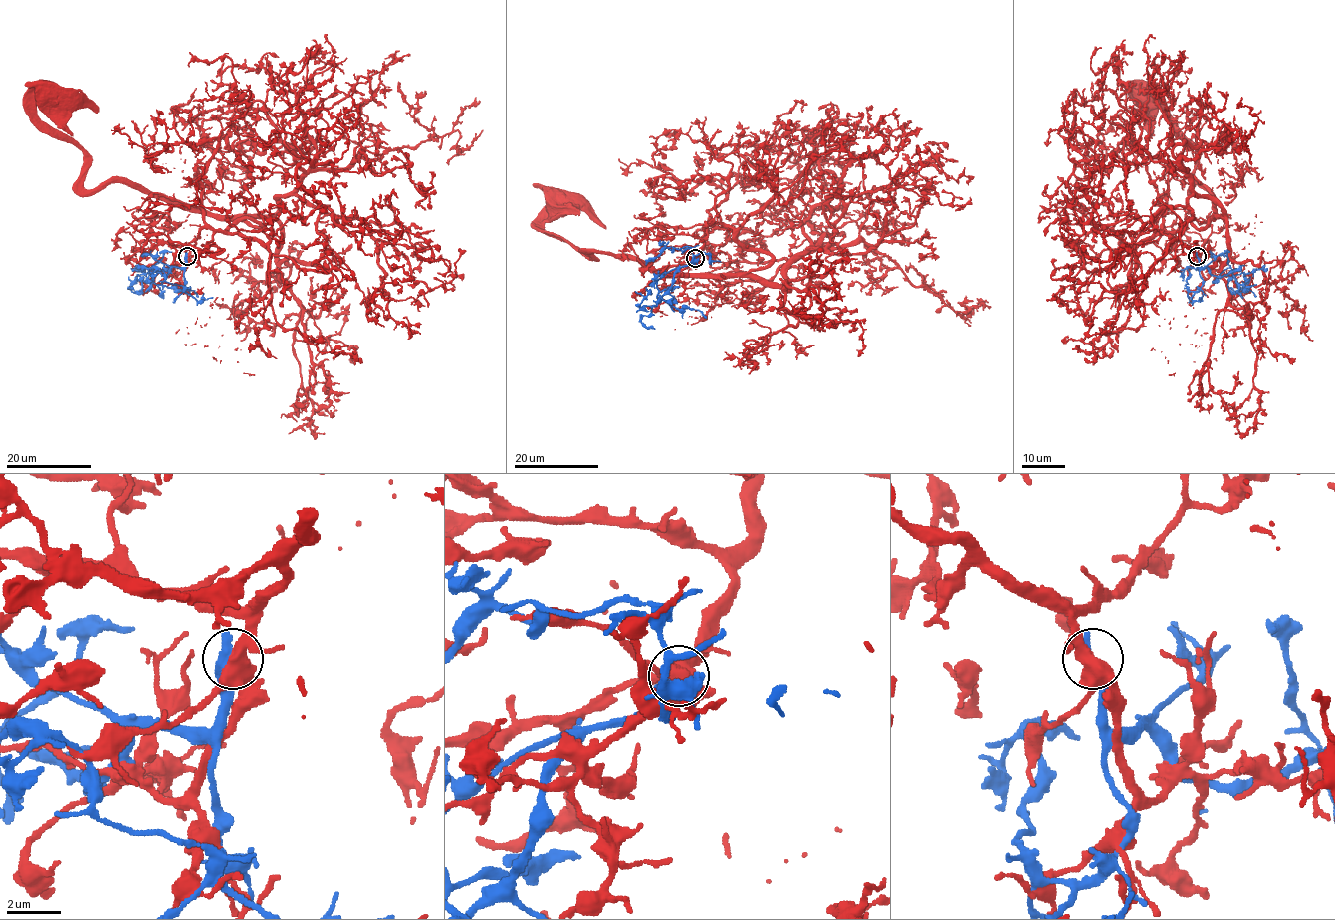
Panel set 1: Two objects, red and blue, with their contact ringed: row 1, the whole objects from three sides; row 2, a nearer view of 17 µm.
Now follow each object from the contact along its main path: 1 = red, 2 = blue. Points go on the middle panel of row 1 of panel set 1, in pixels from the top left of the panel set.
1: (695, 259), (711, 222), (778, 284), (813, 249), (866, 253), (893, 205), (875, 152), (896, 108)
2: (695, 259), (680, 266), (656, 304), (642, 307), (639, 304), (649, 292), (645, 287)

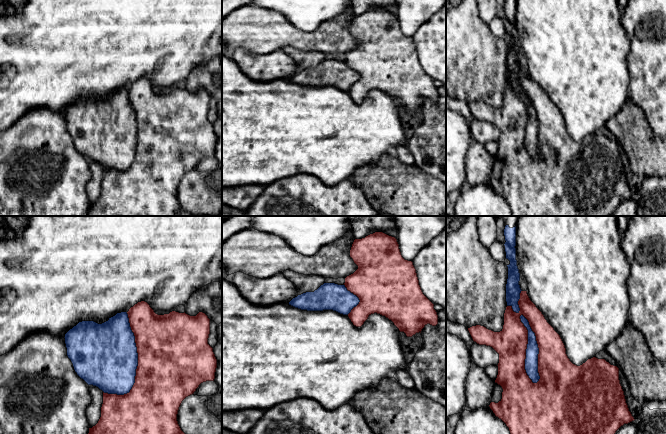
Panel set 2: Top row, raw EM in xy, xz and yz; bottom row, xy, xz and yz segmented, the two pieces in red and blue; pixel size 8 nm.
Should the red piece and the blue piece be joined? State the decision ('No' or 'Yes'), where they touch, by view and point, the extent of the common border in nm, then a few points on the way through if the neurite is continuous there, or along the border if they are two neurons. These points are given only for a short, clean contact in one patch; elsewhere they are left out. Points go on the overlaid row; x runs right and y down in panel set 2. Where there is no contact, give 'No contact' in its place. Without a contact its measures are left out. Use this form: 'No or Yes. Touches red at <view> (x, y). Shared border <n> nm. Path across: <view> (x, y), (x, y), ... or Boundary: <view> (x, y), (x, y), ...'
No. Touches red at yz (539, 349). Shared border 550 nm

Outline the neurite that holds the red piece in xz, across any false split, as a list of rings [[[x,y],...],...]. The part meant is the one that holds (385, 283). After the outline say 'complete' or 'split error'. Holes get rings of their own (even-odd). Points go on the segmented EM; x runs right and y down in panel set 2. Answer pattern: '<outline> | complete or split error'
[[[375,232],[362,239],[355,239],[350,257],[358,269],[345,278],[345,287],[356,295],[360,302],[348,314],[356,327],[361,327],[371,314],[377,313],[391,320],[407,337],[421,333],[430,324],[438,324],[434,304],[423,294],[412,261],[405,260],[395,237]]] | complete

